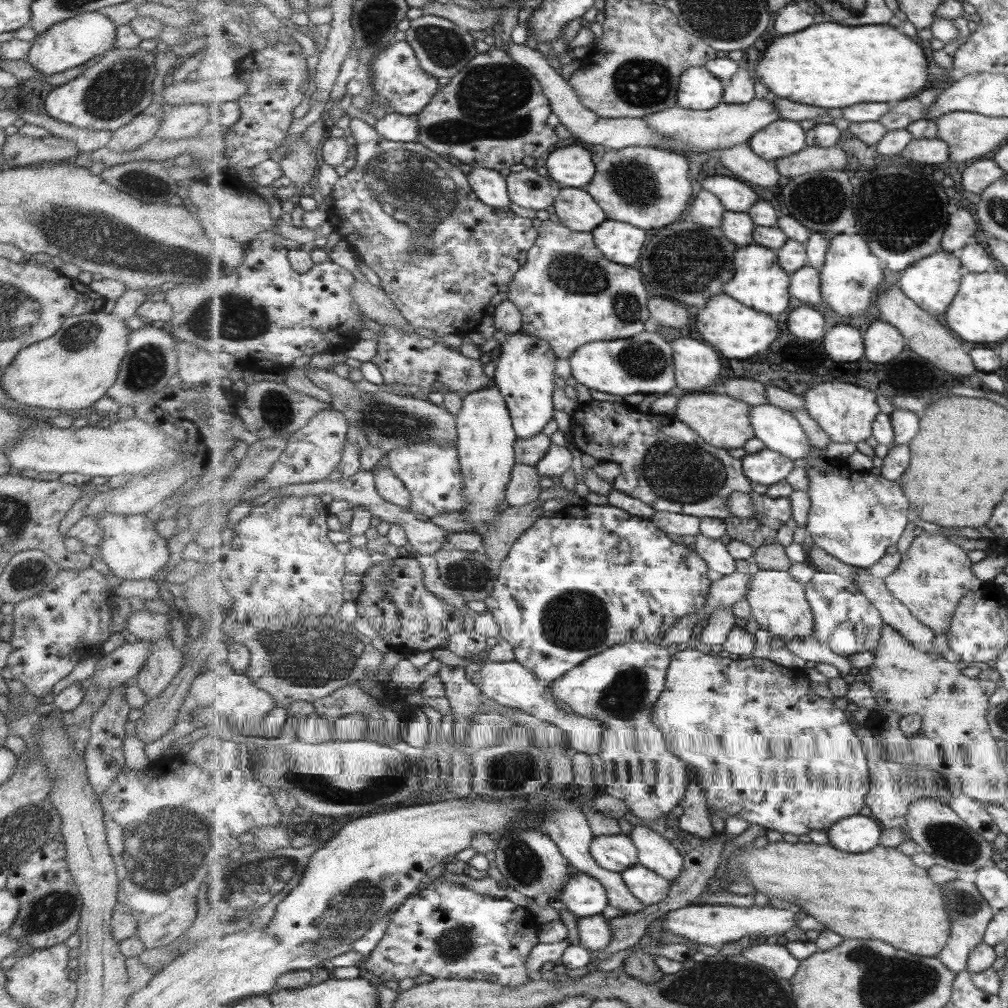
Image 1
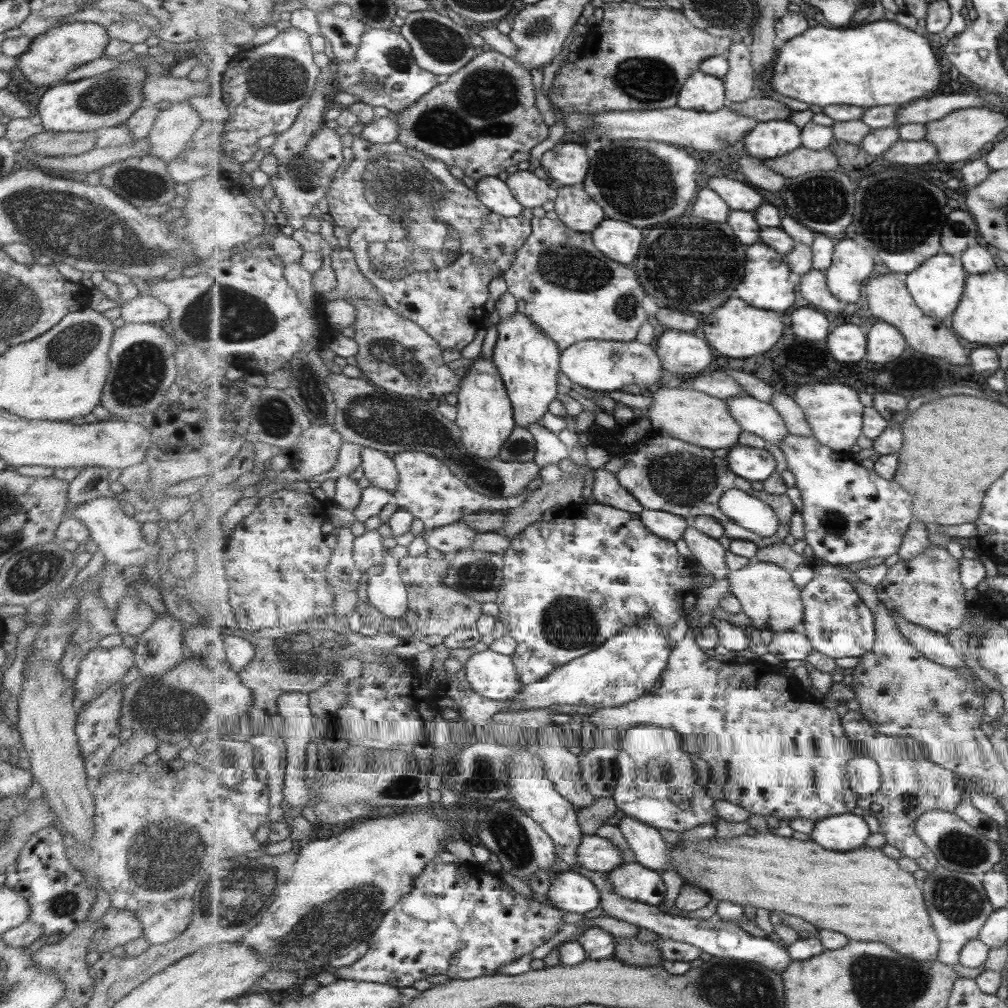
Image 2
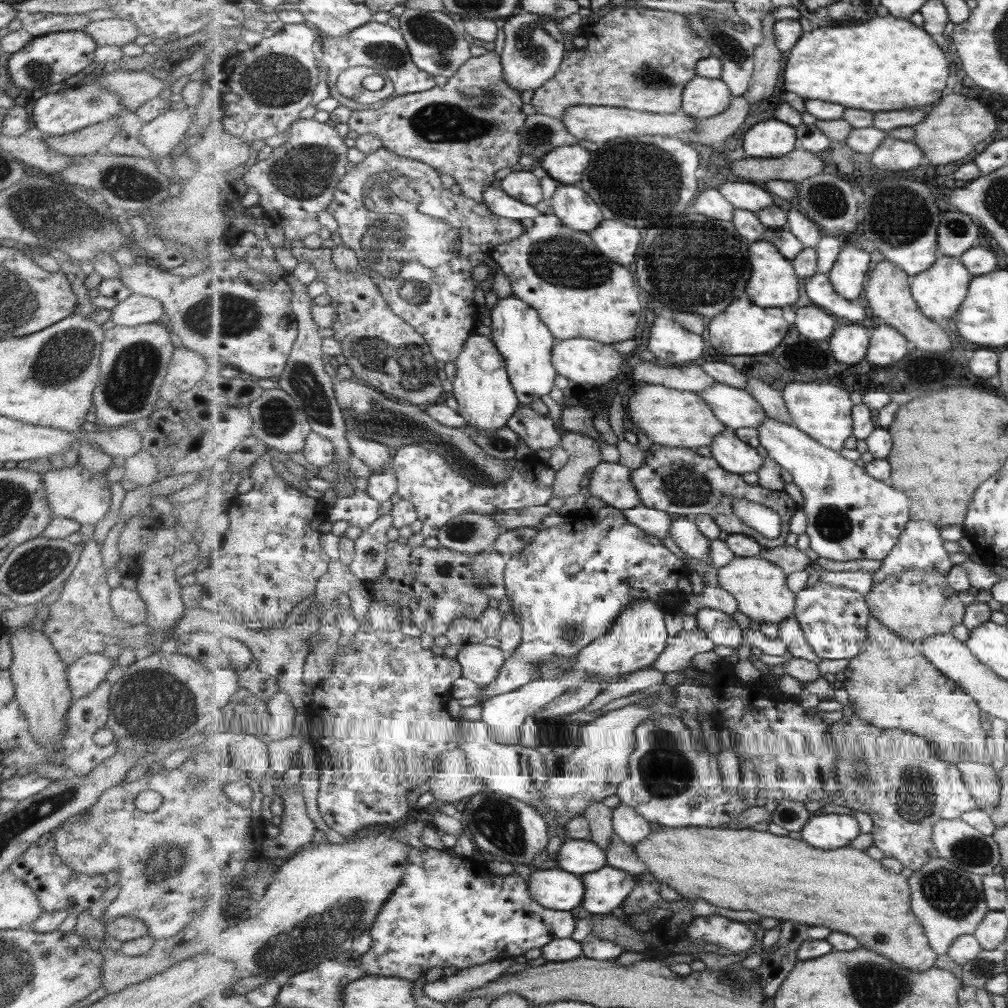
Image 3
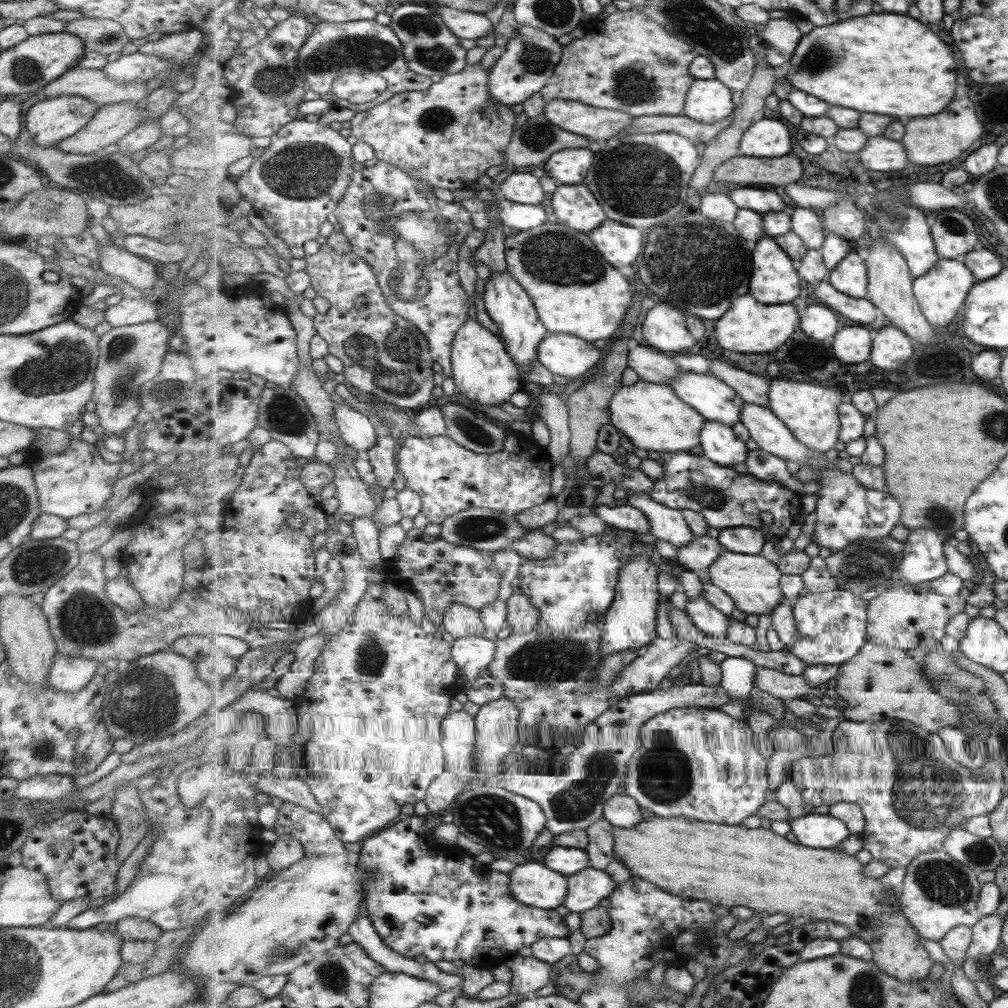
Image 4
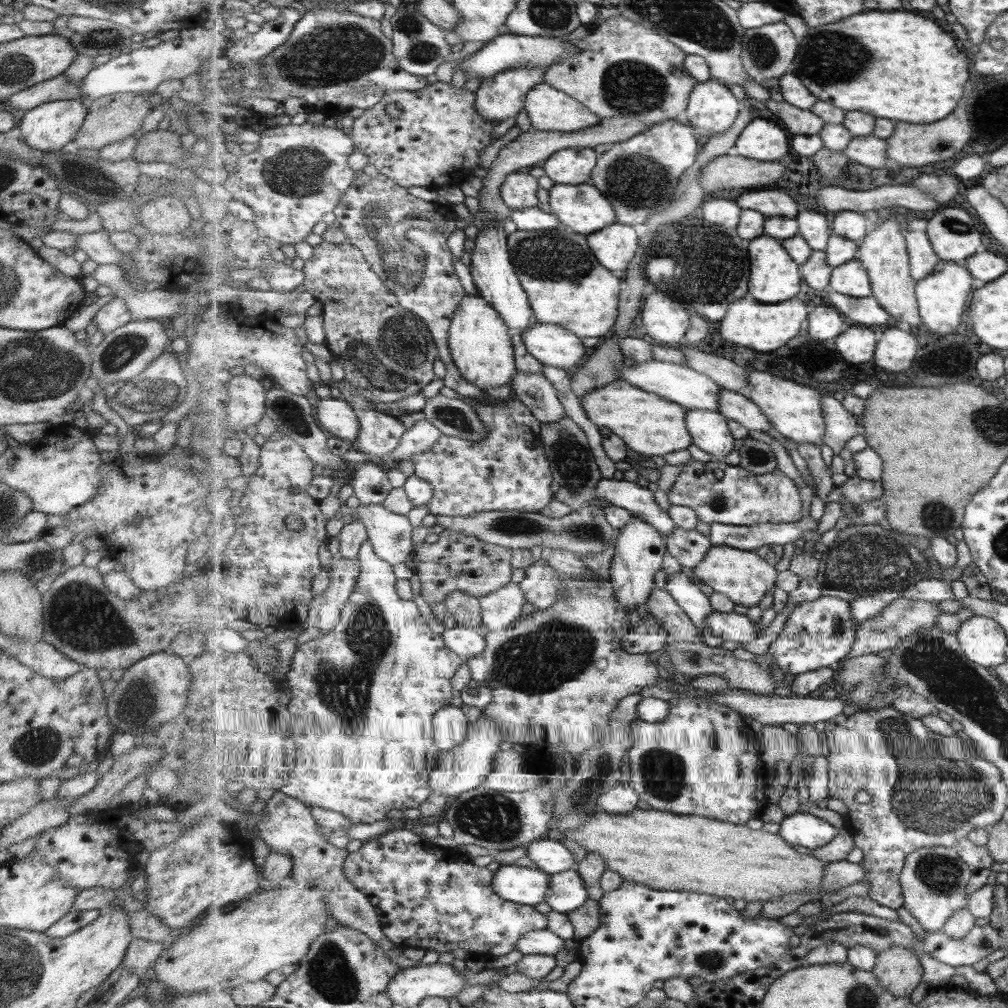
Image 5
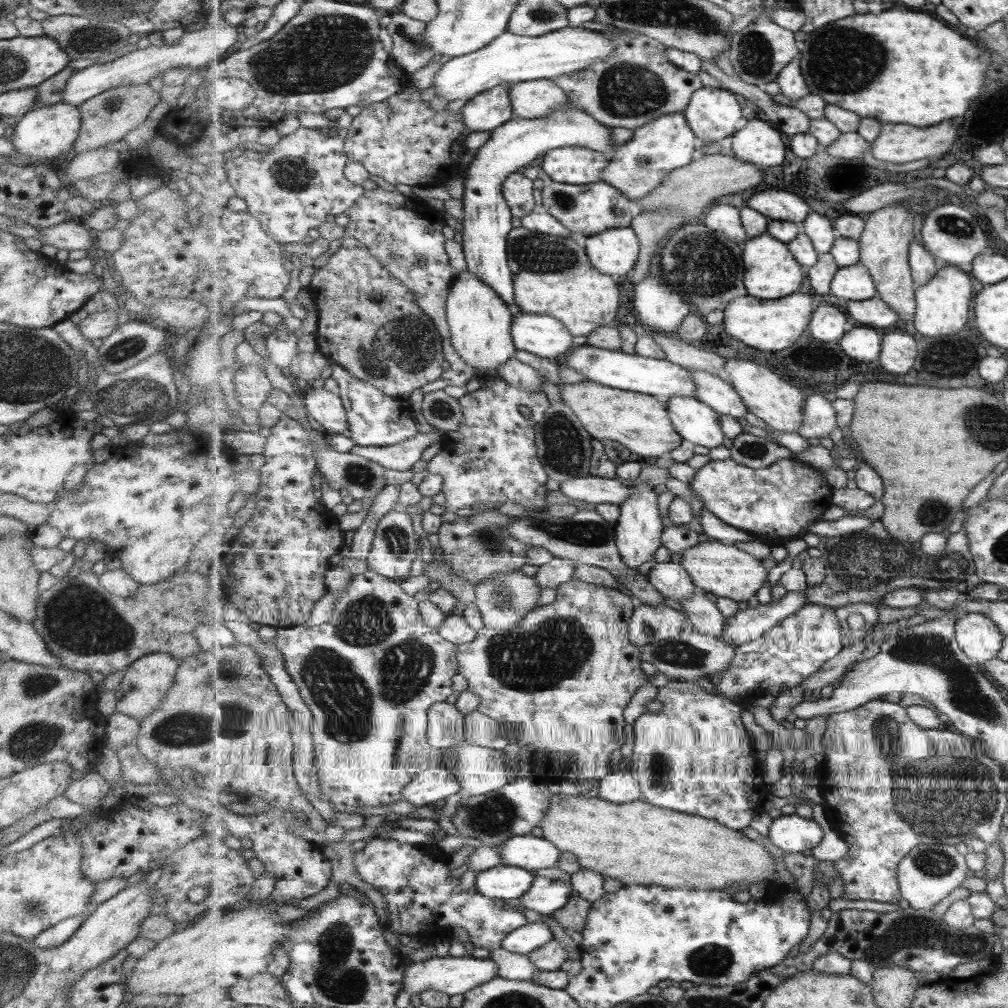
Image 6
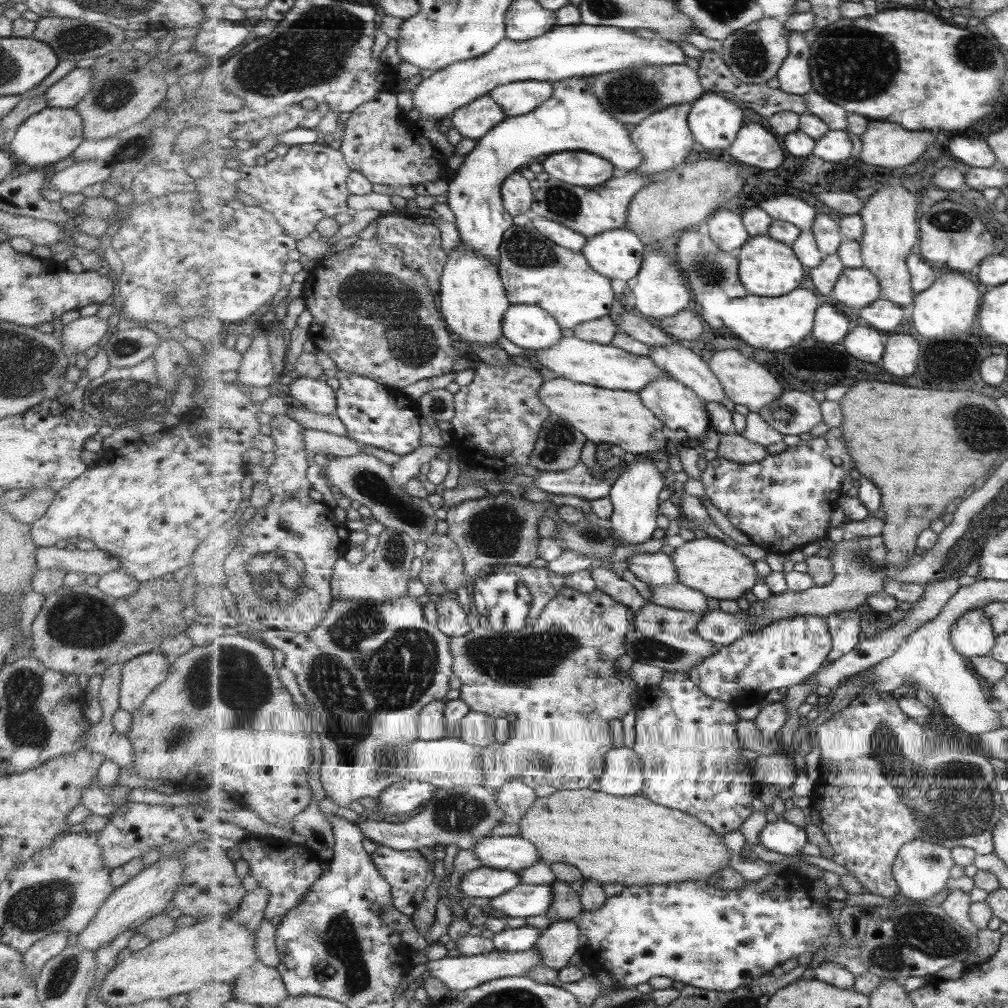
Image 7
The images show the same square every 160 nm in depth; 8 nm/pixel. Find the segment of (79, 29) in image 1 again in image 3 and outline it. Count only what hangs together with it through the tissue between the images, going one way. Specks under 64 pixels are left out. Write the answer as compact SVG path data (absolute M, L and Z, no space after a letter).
M82 30L50 32L32 37L23 48L11 53L7 60L7 72L12 84L25 90L41 89L49 91L51 85L67 80L83 70L94 60L95 41Z

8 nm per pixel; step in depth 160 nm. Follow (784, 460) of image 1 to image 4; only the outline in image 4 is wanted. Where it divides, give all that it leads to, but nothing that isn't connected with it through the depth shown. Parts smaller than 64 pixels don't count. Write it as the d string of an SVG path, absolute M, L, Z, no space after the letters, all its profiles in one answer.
M707 421L700 437L704 456L716 464L732 468L733 465L747 462L748 449L745 441L735 434L731 425Z

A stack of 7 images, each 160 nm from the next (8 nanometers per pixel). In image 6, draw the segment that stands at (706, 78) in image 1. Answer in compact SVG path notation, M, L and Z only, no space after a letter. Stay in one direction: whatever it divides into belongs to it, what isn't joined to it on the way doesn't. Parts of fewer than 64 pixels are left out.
M707 86L693 95L685 114L695 134L706 144L733 137L735 126L743 116L735 93Z

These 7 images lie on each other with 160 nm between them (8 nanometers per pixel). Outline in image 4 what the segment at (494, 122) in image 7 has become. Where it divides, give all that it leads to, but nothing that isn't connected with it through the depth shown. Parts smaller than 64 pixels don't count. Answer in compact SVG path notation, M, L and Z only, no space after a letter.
M524 24L517 25L515 35L505 46L506 50L490 70L490 93L496 103L505 106L524 104L526 100L538 95L547 86L549 79L554 75L557 65L562 59L563 45L557 42L557 37L539 30L538 28L525 27Z

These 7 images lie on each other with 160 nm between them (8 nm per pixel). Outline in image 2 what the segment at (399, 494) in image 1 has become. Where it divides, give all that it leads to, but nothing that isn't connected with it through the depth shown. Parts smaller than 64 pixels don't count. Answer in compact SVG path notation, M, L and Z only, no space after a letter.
M371 447L362 449L361 459L363 459L362 468L365 476L373 485L395 493L400 474L393 456Z

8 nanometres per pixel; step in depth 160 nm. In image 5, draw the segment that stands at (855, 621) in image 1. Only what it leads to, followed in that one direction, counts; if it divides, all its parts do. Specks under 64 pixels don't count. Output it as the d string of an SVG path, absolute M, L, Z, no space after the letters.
M821 594L819 600L804 602L792 610L784 622L782 631L766 652L771 662L763 660L761 655L755 662L765 671L779 667L783 674L791 673L795 676L815 672L821 668L836 668L851 655L859 626L855 622L851 603L835 596Z

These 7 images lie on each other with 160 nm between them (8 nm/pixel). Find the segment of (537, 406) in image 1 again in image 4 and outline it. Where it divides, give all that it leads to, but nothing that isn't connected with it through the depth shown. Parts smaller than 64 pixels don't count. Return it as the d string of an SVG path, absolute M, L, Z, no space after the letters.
M490 272L488 281L484 286L484 302L489 317L494 321L501 331L501 338L506 344L507 350L511 353L514 361L520 368L523 384L528 382L528 374L532 362L538 359L539 343L551 332L547 330L546 324L538 316L534 301L527 289L512 275L512 272L502 273Z

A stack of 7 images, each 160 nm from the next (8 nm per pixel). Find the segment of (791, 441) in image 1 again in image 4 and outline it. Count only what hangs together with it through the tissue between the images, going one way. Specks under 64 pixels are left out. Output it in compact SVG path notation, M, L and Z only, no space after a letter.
M683 371L670 384L673 392L706 420L733 426L742 420L744 400L715 375Z

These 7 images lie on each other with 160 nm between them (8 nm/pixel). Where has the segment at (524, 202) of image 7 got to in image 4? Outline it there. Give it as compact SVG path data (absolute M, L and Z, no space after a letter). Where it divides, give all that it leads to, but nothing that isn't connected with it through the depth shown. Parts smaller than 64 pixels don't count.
M529 172L511 173L502 183L500 191L505 199L523 205L541 205L546 196L539 178Z

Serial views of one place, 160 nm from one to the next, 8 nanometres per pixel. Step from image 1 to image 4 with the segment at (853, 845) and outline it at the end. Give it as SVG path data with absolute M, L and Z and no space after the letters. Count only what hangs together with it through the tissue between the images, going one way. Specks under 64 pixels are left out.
M807 814L790 823L798 842L809 848L835 849L850 835L847 824L829 814Z

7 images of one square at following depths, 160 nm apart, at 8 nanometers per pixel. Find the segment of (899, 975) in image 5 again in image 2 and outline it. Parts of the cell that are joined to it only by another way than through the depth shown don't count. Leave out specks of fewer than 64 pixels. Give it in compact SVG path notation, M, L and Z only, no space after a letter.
M771 832L765 834L755 834L749 836L747 834L741 836L734 836L726 839L706 839L702 841L685 841L680 840L676 845L669 845L669 862L666 864L669 869L676 870L681 876L683 882L690 880L690 882L696 882L703 891L709 894L710 897L717 900L729 900L729 902L735 902L743 906L755 906L755 908L765 908L765 910L779 910L779 912L787 912L787 914L793 914L793 916L801 916L805 918L807 922L815 924L817 928L821 930L835 930L835 932L841 932L849 938L855 938L855 940L875 940L875 942L883 942L887 946L893 946L895 952L918 960L919 962L937 962L941 941L939 936L935 932L935 926L931 921L931 917L927 912L926 900L923 896L923 890L919 886L919 880L913 878L912 872L903 870L898 863L898 860L887 856L880 848L862 847L856 848L849 852L837 852L827 850L815 841L801 841L793 837L785 838L783 836L777 836Z

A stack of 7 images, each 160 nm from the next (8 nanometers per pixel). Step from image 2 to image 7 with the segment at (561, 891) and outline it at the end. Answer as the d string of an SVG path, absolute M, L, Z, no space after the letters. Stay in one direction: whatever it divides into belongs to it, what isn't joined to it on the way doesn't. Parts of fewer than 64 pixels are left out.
M483 867L470 870L462 876L458 890L466 896L494 899L504 895L522 882L518 872Z

